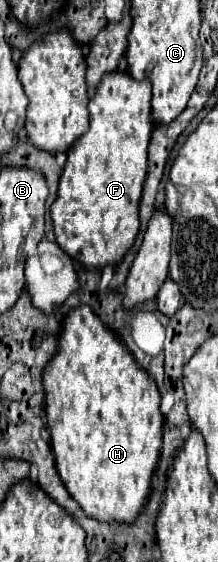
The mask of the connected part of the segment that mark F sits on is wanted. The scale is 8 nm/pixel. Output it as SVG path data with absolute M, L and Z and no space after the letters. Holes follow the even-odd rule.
M126 72L106 74L88 104L88 132L68 150L50 218L56 244L82 266L116 266L140 232L140 200L148 172L148 142L154 130L150 90L148 80L132 80ZM102 150L108 150L106 166L102 164Z

